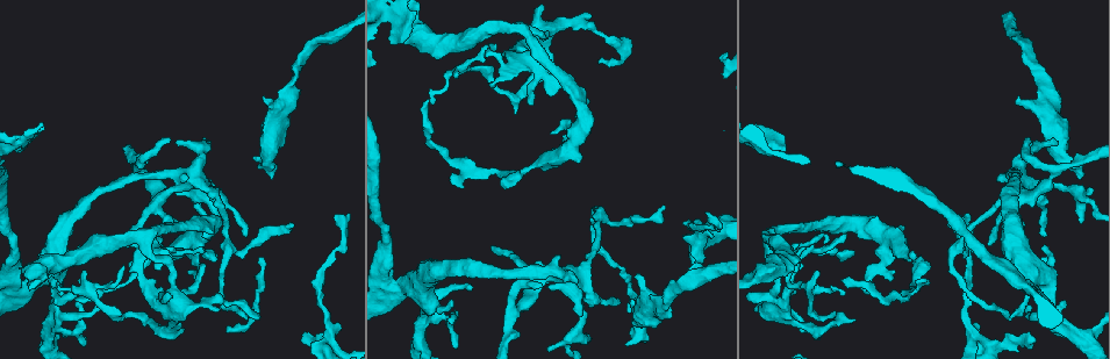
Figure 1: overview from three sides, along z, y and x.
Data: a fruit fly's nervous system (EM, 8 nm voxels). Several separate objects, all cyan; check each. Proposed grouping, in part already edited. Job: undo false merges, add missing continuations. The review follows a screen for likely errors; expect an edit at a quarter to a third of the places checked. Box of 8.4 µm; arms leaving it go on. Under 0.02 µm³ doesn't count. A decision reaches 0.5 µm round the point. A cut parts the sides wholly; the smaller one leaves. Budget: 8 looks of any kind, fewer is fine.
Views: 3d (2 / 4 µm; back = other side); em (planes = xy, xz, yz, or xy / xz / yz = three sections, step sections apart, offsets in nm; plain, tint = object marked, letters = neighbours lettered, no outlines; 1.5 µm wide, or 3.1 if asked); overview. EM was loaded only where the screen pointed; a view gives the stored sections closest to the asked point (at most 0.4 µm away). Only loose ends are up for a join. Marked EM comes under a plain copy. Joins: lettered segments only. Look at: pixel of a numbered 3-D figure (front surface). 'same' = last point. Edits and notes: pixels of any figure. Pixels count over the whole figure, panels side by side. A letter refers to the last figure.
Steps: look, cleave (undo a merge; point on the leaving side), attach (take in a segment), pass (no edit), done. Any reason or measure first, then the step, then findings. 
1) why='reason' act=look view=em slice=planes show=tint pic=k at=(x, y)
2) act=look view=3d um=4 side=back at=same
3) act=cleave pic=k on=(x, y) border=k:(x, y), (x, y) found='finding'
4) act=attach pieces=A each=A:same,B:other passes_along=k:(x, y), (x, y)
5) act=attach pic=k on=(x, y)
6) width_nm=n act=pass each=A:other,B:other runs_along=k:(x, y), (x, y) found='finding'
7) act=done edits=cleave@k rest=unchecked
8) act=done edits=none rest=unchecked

why='tapers out' act=look view=em slice=xy step=8 show=letters pic=1 at=(708, 212)

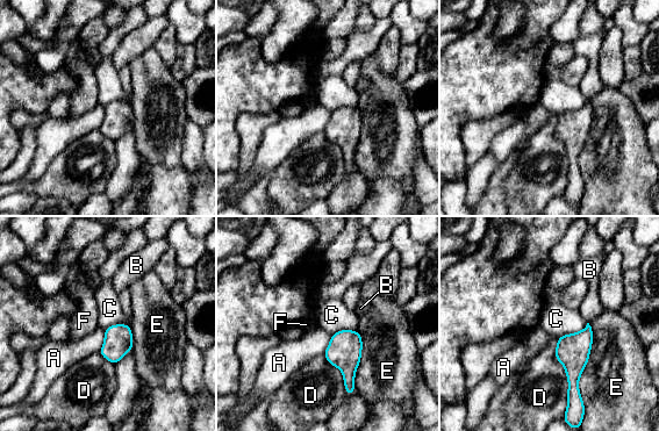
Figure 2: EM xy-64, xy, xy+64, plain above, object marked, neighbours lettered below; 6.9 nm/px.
why='another direction' act=look view=em slice=planes show=letters at=same

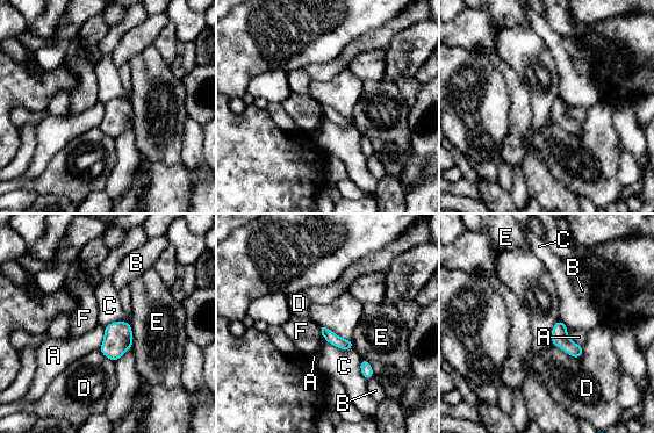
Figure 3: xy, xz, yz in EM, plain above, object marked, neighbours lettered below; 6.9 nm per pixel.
act=pass each=A:other,B:other,C:other,D:other,E:other,F:other border=3:(320, 327), (323, 337) found='none of them fits'

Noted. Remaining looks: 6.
why='thin neck' act=look view=em slice=xy step=4 show=tint pic=1 at=(124, 282)

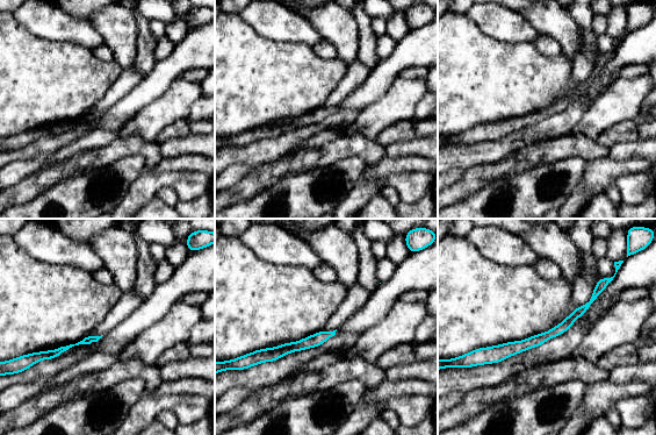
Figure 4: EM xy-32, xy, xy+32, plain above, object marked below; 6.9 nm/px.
act=look view=em slice=planes show=letters at=same

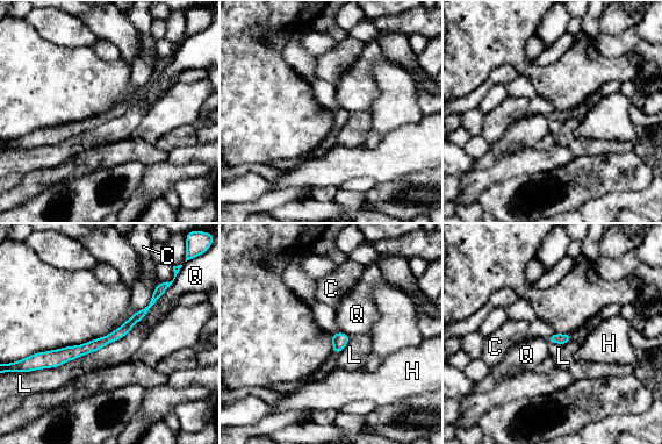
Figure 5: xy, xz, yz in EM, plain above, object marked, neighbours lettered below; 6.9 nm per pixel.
act=pass each=C:other,H:other,L:other,Q:other border=5:(129, 331), (57, 366), (35, 370) found='one cell here'

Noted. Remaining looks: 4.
why='sharp bend' act=look view=3d um=4 pic=1 at=(227, 243)

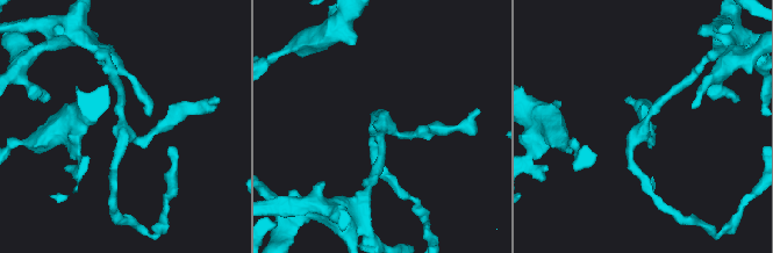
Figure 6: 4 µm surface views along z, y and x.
arms=3 why='need the tissue' act=look view=em slice=yz step=8 show=tint pic=6 at=(642, 128)

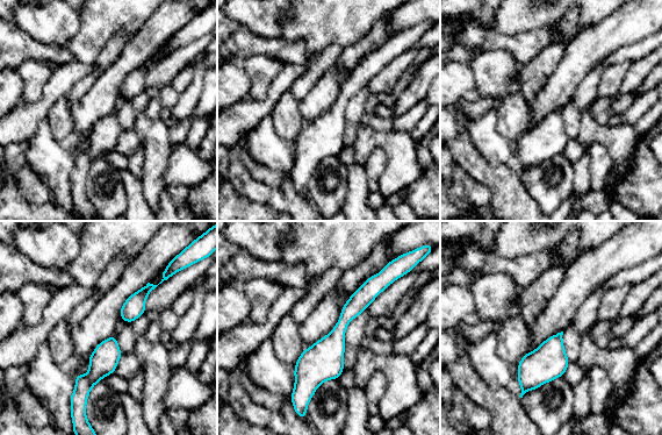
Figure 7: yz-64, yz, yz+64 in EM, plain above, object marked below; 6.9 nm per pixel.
act=look view=em slice=planes show=letters at=same

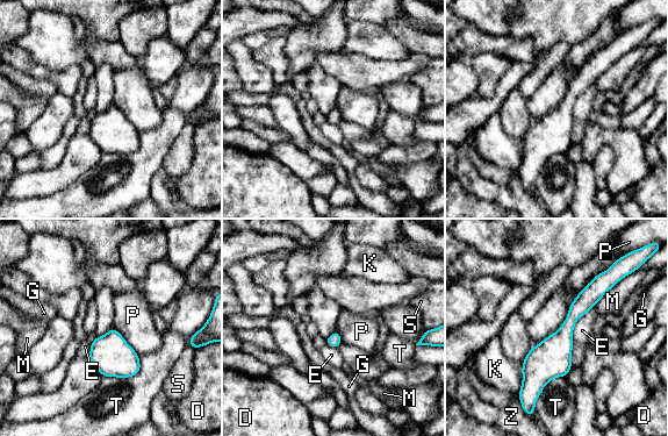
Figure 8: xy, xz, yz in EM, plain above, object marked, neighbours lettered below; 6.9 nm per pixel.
width_nm=90 act=pass each=D:other,E:other,G:other,K:other,M:other,P:other,S:other,T:other,Z:other runs_along=8:(593, 287), (538, 369), (528, 409) found='all the same cell'

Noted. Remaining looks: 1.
act=done edits=none rest=unchecked

